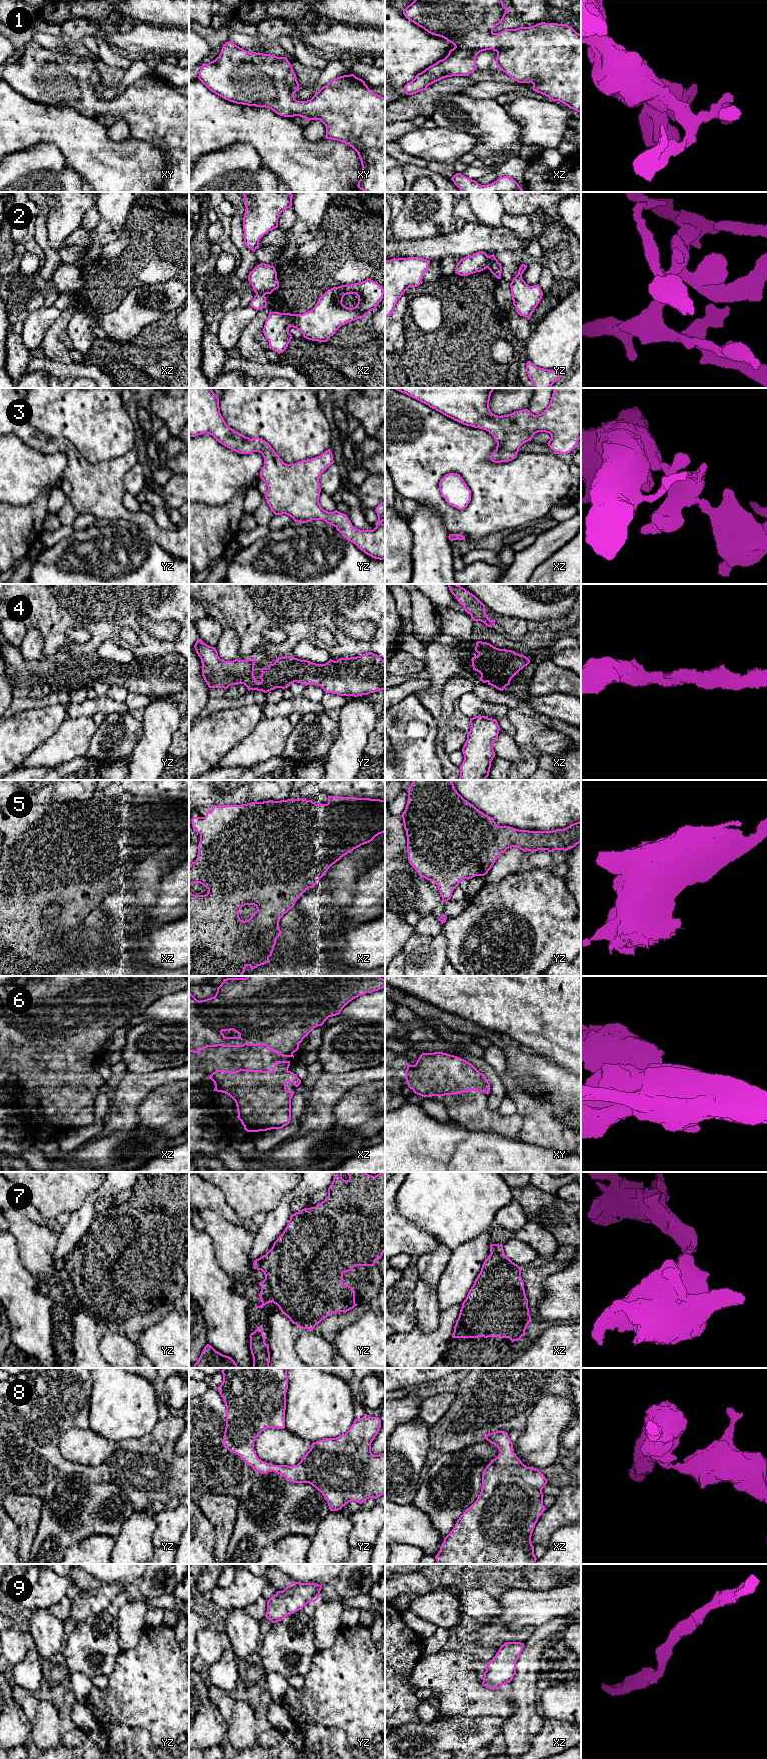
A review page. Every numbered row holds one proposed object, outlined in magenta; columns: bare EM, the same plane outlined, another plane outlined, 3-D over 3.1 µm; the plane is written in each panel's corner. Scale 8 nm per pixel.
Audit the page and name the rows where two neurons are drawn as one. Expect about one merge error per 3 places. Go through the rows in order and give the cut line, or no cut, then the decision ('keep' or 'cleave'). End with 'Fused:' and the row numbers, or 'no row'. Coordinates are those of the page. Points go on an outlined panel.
1: no cut; keep
2: cut in yz along (489, 256), (487, 267); cleave
3: no cut; keep
4: no cut; keep
5: no cut; keep
6: no cut; keep
7: no cut; keep
8: no cut; keep
9: no cut; keep
Fused: 2

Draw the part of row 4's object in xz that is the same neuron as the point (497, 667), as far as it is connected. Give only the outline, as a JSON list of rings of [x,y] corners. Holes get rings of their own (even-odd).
[[[476,642],[474,649],[478,655],[471,659],[473,670],[481,674],[480,681],[500,691],[510,685],[511,679],[530,663],[524,655],[496,648],[487,642]]]

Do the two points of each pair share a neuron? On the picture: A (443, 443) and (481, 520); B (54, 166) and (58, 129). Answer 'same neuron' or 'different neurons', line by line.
A: same neuron
B: different neurons

